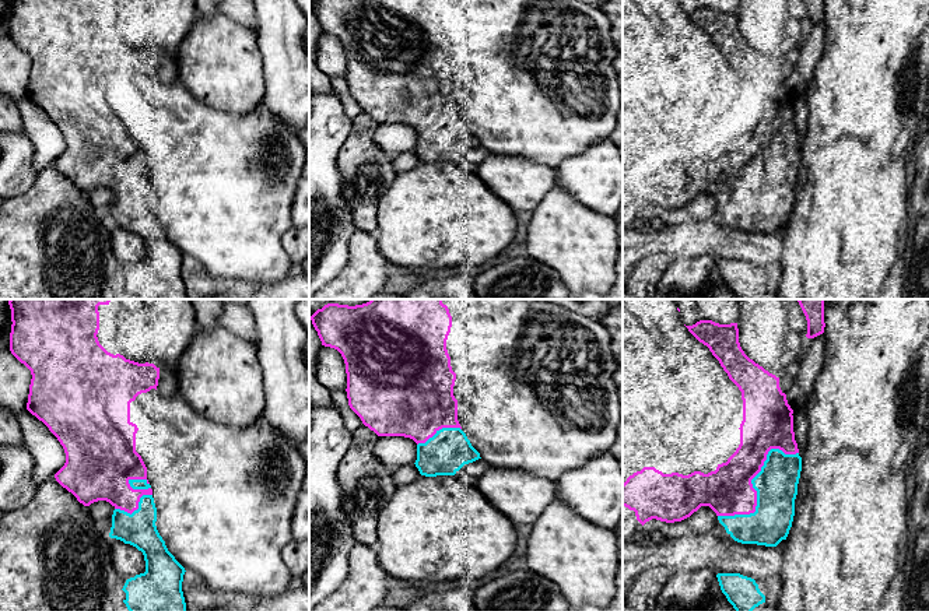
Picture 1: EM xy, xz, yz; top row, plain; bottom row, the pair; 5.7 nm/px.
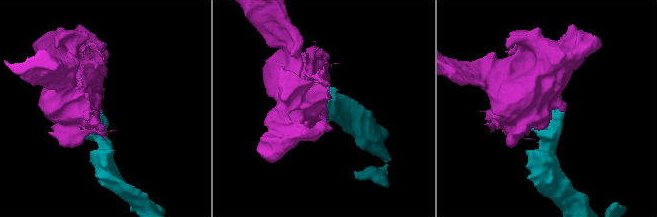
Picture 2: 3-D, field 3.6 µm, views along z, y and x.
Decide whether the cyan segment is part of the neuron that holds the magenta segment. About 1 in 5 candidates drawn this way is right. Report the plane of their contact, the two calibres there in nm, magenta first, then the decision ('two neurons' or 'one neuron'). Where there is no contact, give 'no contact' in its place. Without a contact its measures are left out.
yz | 280/240 nm | one neuron

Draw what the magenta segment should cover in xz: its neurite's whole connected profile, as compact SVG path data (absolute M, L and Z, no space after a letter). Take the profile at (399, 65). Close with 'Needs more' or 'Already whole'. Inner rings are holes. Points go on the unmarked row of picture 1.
M313 0L311 7L322 32L337 36L344 46L350 95L378 123L413 126L417 130L414 151L421 162L455 162L464 151L481 145L458 108L456 60L446 36L451 0Z. Needs more

